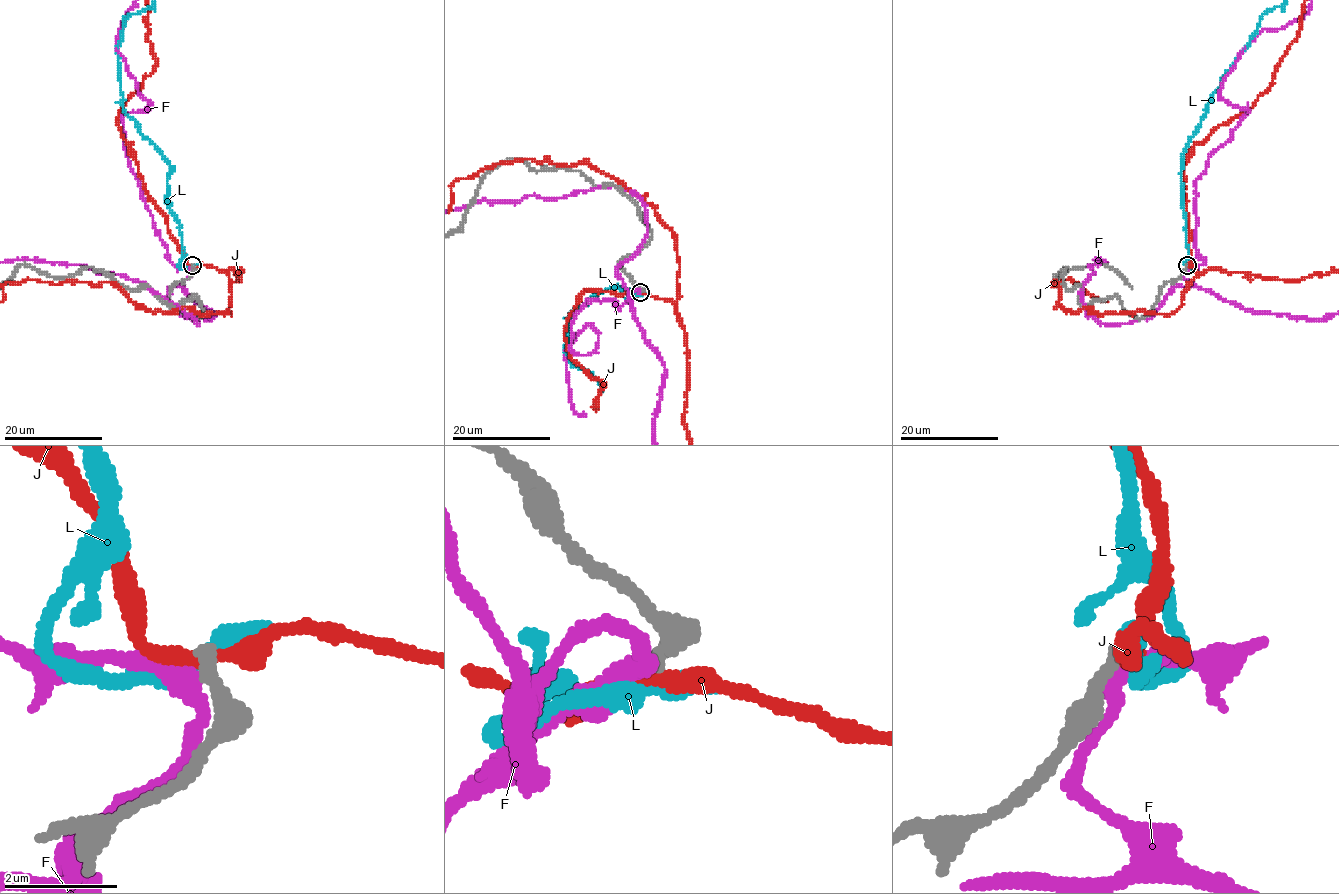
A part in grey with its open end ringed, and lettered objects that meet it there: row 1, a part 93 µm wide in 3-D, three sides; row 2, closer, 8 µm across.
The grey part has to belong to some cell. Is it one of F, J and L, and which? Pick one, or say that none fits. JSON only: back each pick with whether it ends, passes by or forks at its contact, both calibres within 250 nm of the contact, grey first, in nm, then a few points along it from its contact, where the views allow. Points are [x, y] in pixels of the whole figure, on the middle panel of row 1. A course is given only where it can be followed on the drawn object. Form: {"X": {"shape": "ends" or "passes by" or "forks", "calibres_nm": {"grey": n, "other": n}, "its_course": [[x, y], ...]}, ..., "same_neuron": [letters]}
{"same_neuron": []}

